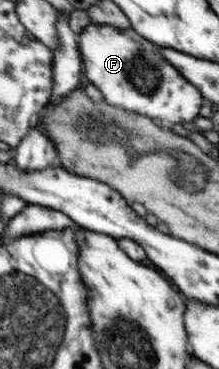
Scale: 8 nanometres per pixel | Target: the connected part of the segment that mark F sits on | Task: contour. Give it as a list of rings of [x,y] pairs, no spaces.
[[[91,22],[77,37],[89,83],[99,88],[108,105],[151,120],[161,119],[168,127],[184,121],[193,122],[199,117],[202,108],[199,89],[165,61],[155,43],[145,41],[133,28],[115,29],[111,25]]]

